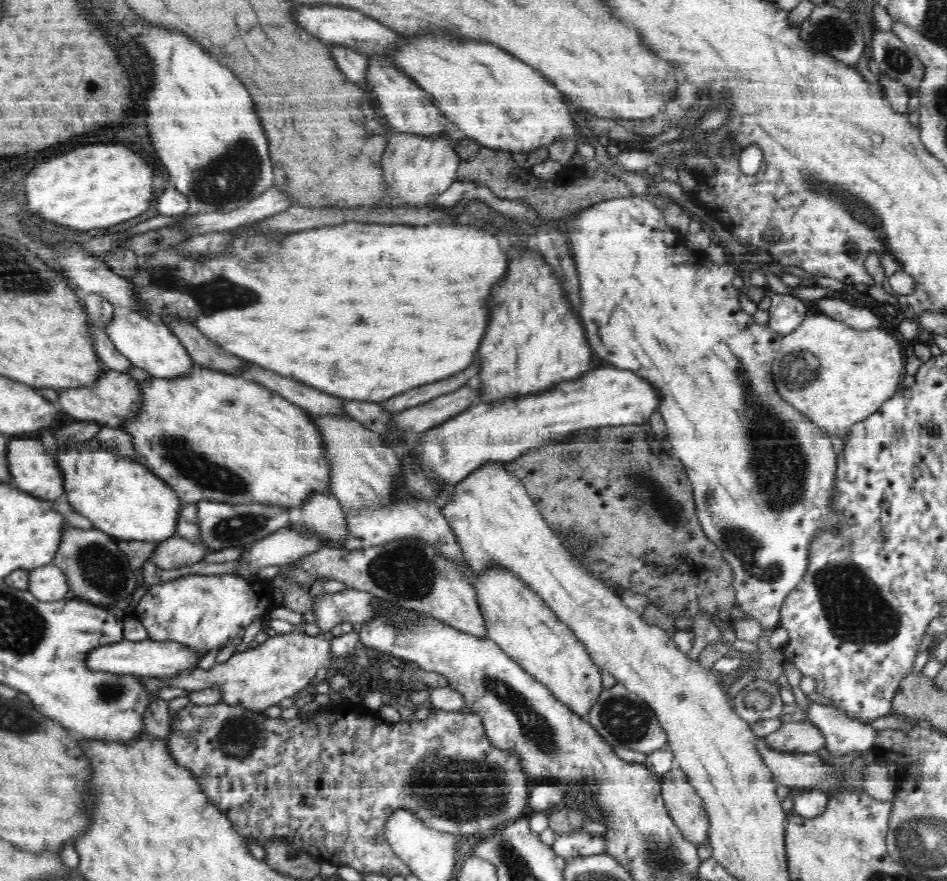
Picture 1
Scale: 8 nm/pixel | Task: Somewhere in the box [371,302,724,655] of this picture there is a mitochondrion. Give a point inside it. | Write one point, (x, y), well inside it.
(653, 488)

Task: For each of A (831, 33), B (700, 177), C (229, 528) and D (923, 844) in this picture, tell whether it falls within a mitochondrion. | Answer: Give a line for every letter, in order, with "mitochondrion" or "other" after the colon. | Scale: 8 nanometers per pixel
A: mitochondrion
B: other
C: mitochondrion
D: mitochondrion

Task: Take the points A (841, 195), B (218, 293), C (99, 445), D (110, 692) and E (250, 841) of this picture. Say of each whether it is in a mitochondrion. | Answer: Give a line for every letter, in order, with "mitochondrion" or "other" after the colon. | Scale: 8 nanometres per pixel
A: mitochondrion
B: mitochondrion
C: other
D: mitochondrion
E: other

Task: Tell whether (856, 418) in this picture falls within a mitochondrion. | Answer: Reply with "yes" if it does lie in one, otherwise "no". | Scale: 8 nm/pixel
no

